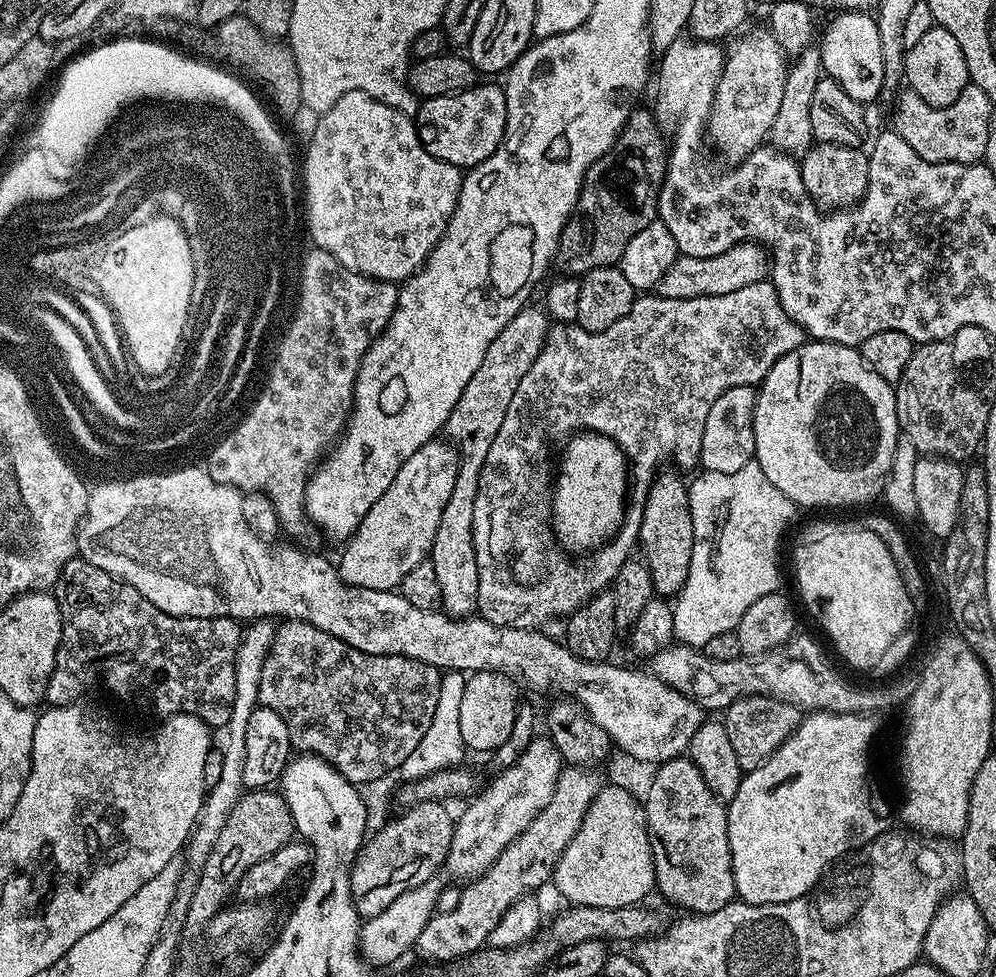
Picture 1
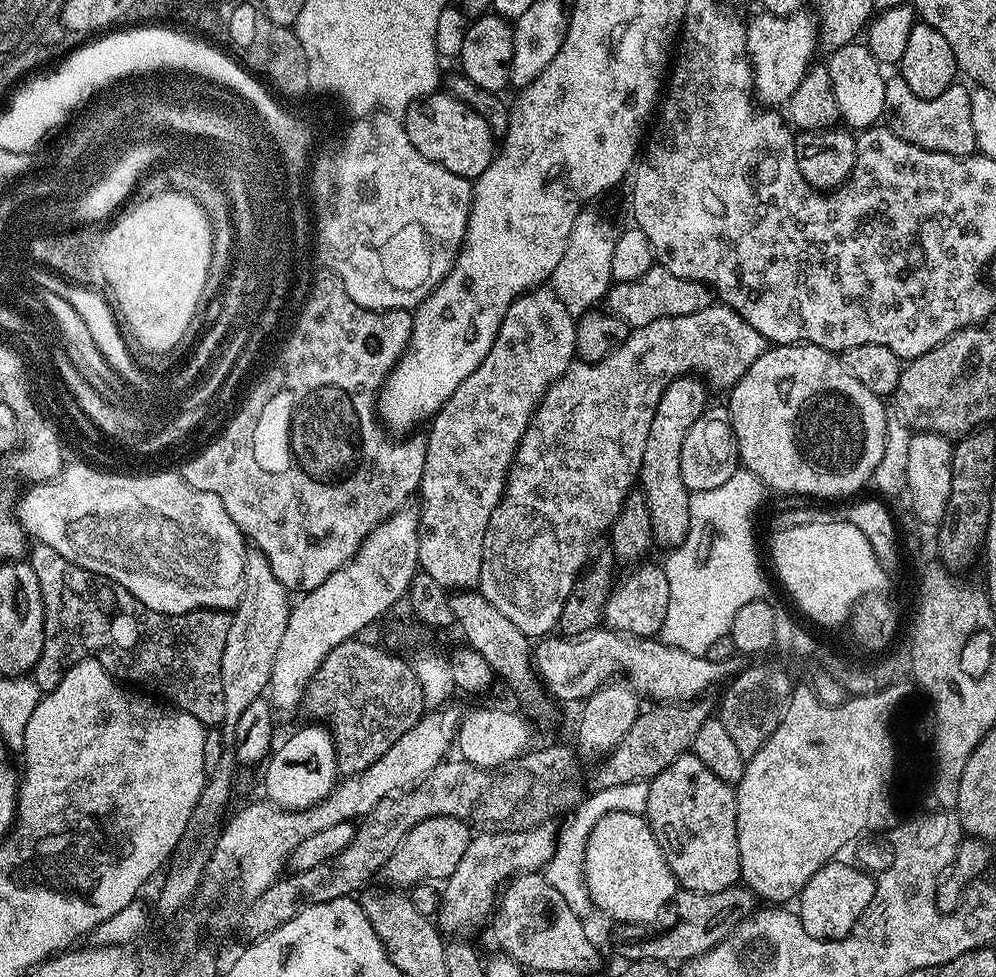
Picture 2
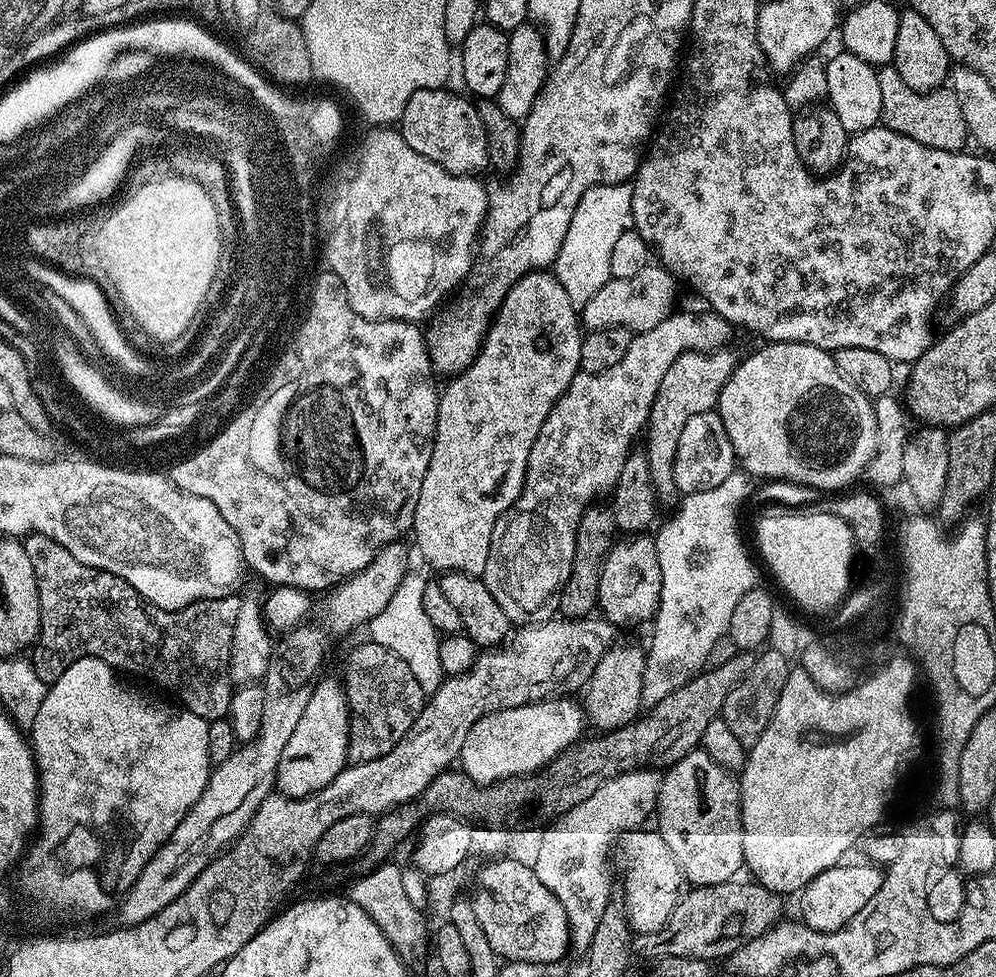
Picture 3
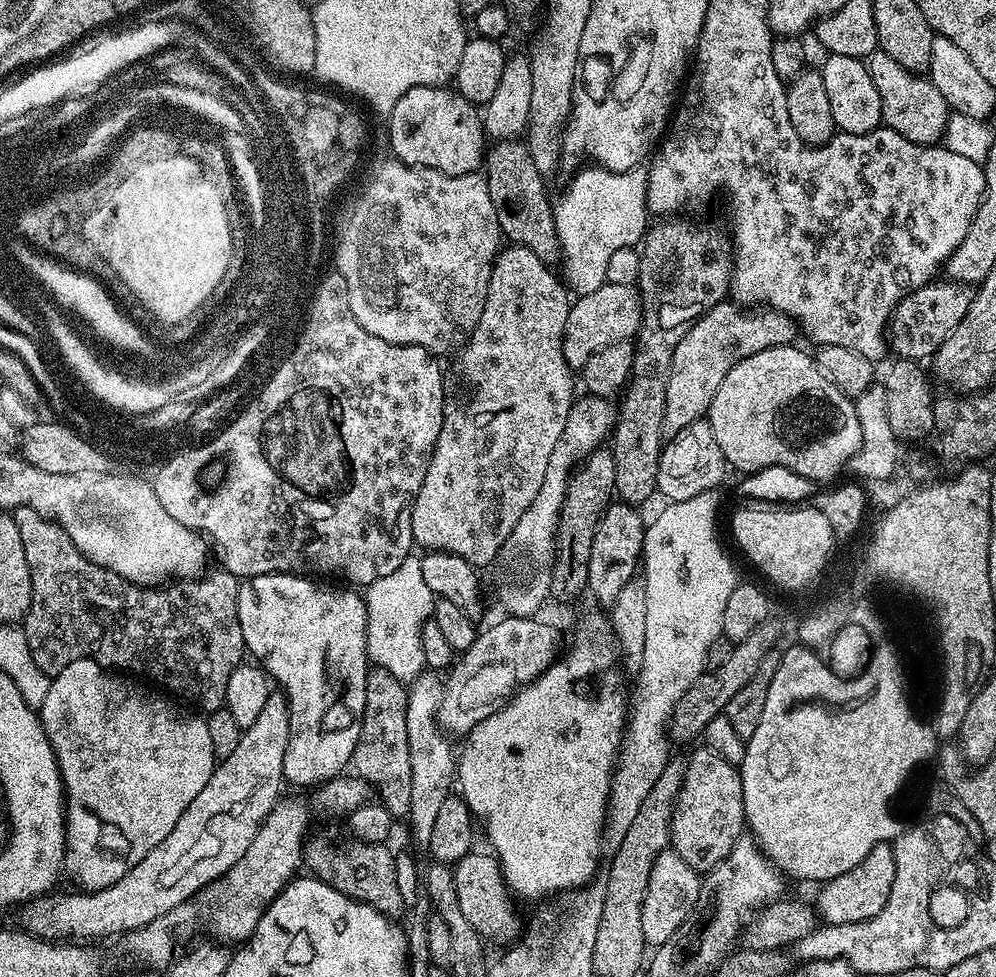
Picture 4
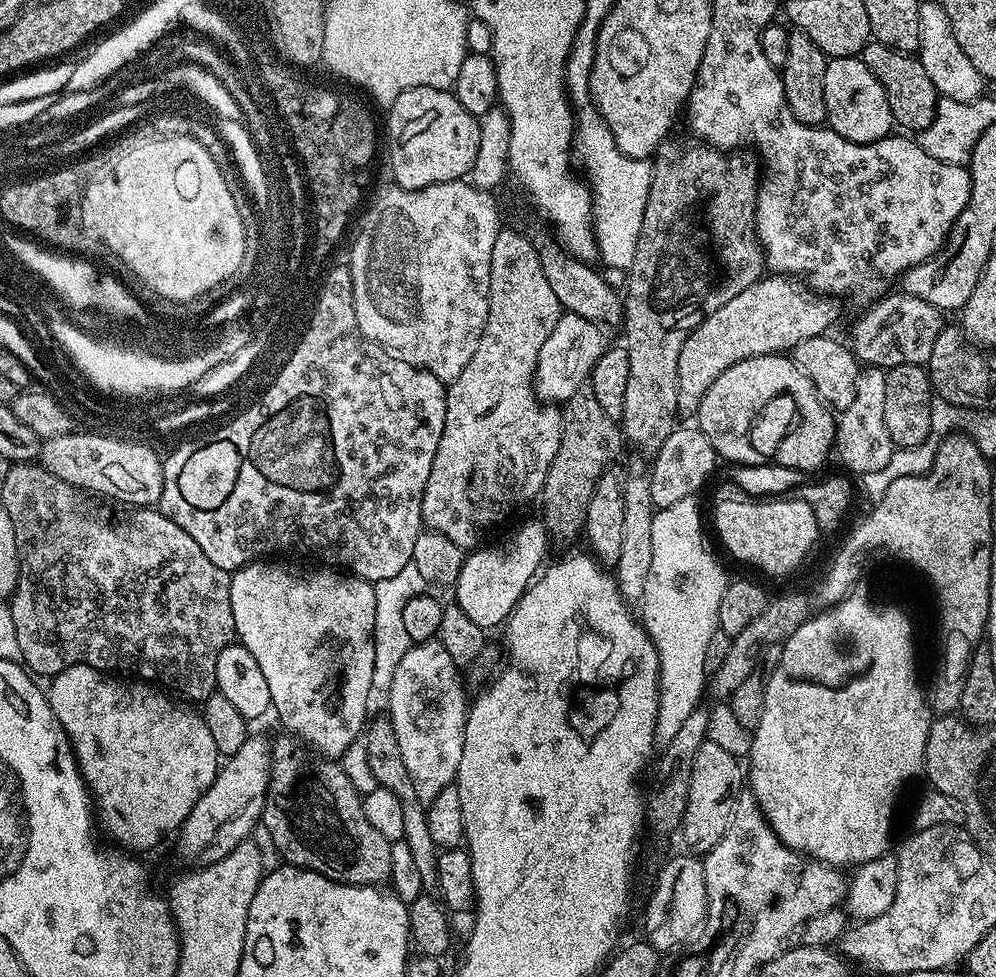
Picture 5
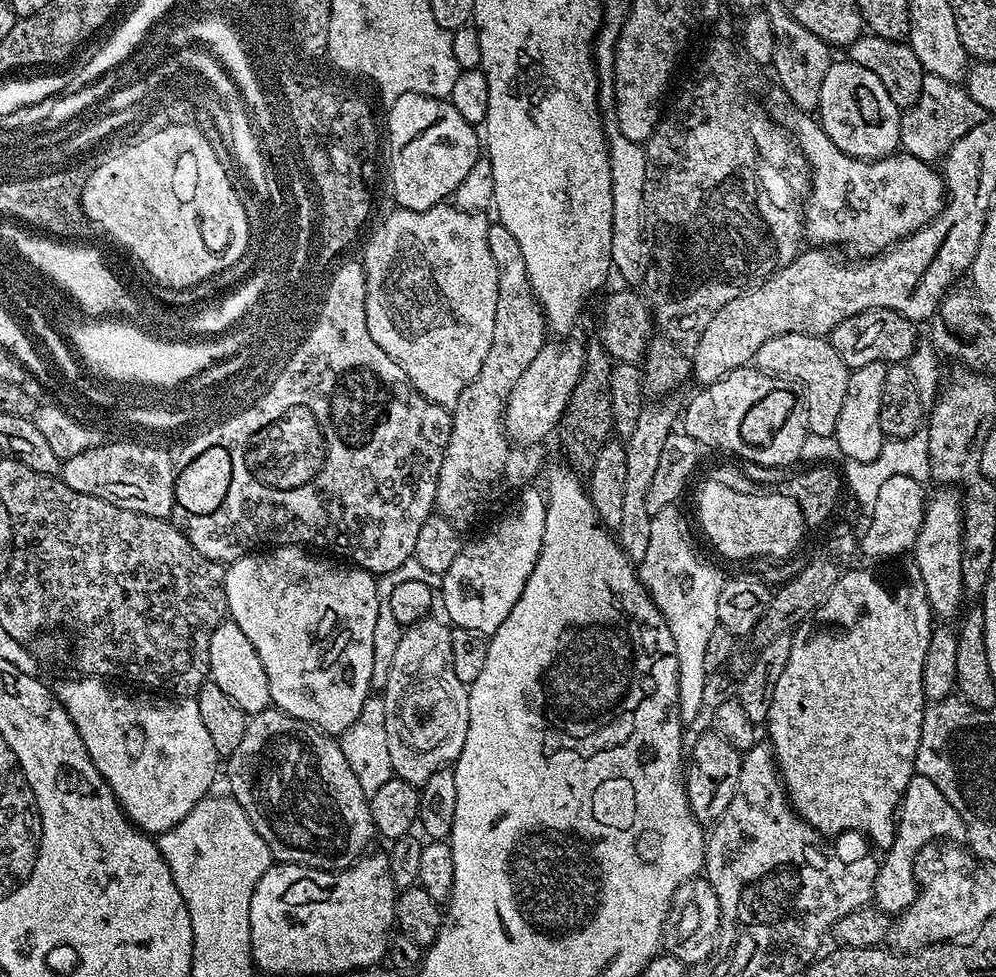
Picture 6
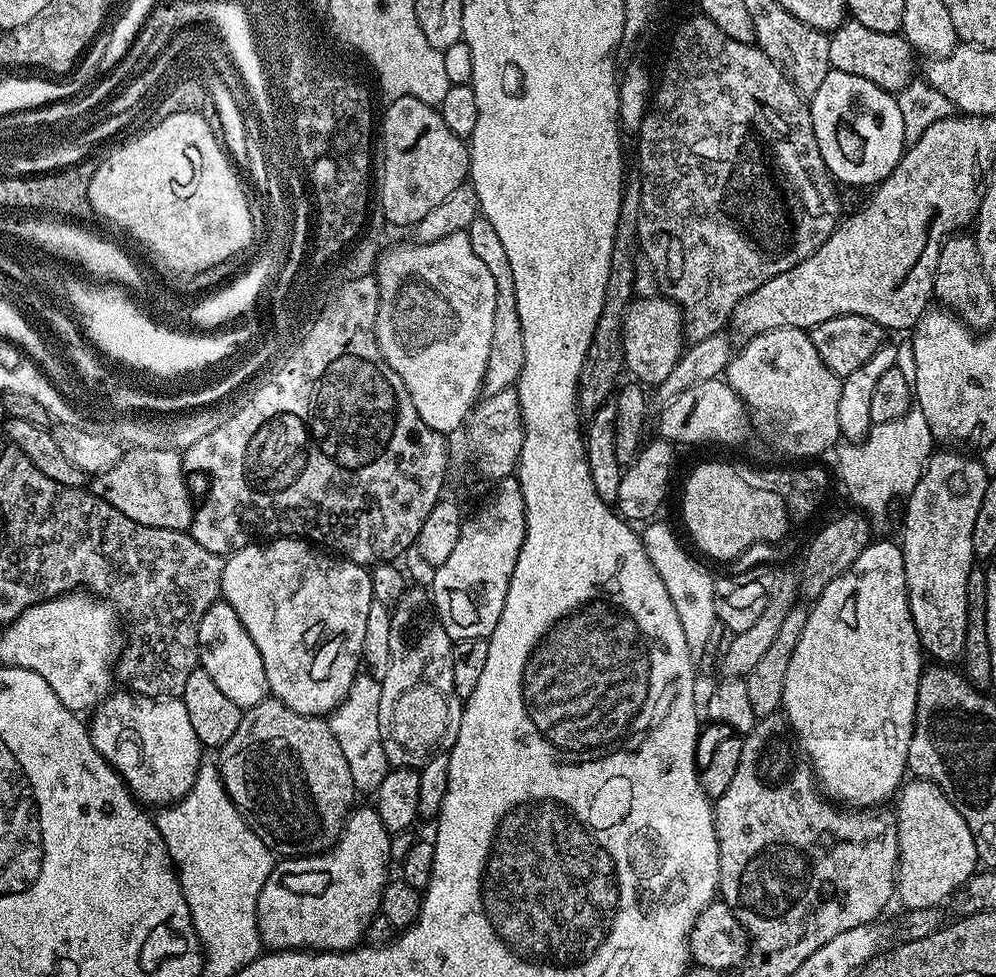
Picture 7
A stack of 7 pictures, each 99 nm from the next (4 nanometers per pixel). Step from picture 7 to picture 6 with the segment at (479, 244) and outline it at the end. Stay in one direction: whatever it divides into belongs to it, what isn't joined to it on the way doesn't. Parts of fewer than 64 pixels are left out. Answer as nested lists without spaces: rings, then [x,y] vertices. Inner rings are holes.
[[[498,222],[488,225],[490,258],[498,270],[498,310],[494,310],[494,338],[486,350],[482,370],[467,384],[451,409],[452,429],[442,458],[436,483],[435,511],[454,525],[472,524],[492,504],[495,496],[531,485],[540,468],[540,452],[536,446],[513,446],[503,427],[502,413],[510,390],[522,370],[546,343],[546,325],[540,303],[532,295],[526,278],[522,252],[514,234]]]

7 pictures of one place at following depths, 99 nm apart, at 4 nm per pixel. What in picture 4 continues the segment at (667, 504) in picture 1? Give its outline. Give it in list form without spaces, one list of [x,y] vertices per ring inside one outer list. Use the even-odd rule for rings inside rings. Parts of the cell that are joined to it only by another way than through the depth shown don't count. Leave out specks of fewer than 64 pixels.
[[[735,302],[715,304],[689,327],[682,342],[674,346],[672,369],[666,382],[666,414],[662,414],[665,437],[676,436],[678,430],[686,430],[690,422],[707,417],[710,402],[718,386],[722,386],[722,378],[726,378],[726,374],[730,374],[738,362],[767,348],[792,344],[795,336],[798,336],[796,321],[786,314],[775,312],[773,308],[764,306],[753,310]]]

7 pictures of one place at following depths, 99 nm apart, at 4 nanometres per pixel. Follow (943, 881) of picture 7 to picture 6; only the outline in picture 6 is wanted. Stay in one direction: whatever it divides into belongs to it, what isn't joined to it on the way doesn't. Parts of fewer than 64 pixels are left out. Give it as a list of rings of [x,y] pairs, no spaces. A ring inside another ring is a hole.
[[[914,774],[907,784],[907,788],[904,791],[904,796],[897,811],[895,840],[885,851],[885,854],[883,855],[885,856],[884,862],[882,860],[877,867],[874,890],[874,902],[877,908],[881,912],[885,912],[891,916],[899,915],[907,909],[913,904],[918,891],[916,875],[913,874],[913,864],[916,861],[917,854],[919,854],[926,845],[931,844],[934,841],[960,842],[965,838],[965,823],[962,822],[961,815],[954,809],[954,806],[943,797],[942,790],[940,790],[938,786],[935,786],[934,782],[930,781],[930,779],[925,776]]]

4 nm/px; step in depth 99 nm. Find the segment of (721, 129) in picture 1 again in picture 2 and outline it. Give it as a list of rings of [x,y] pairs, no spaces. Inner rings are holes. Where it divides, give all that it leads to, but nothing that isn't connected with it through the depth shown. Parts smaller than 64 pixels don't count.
[[[767,10],[761,13],[761,16],[747,21],[744,29],[747,55],[750,57],[751,83],[764,84],[764,100],[768,103],[765,105],[784,106],[794,90],[798,90],[798,82],[802,82],[809,71],[808,55],[812,48],[814,52],[814,24],[804,14],[774,16]]]

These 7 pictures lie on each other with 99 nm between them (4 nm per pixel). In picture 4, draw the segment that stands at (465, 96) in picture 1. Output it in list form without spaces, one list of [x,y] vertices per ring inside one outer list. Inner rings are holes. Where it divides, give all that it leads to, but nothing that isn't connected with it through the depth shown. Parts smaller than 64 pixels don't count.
[[[418,86],[398,98],[398,106],[387,113],[391,155],[413,168],[433,168],[451,176],[476,172],[484,163],[486,137],[477,105],[448,86]]]

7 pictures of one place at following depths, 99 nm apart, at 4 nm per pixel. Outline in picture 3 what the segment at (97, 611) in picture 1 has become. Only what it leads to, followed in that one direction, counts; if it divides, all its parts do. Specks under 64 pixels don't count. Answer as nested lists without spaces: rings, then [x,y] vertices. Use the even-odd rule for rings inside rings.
[[[33,532],[23,537],[22,543],[26,555],[30,557],[30,566],[34,566],[40,603],[40,634],[31,649],[30,659],[44,684],[50,685],[62,678],[62,674],[66,674],[66,670],[78,658],[93,656],[105,660],[113,670],[133,672],[136,676],[153,680],[158,687],[173,692],[183,707],[206,721],[227,717],[234,691],[228,667],[230,650],[234,646],[234,622],[238,622],[240,609],[239,595],[199,600],[176,612],[168,612],[143,600],[122,578],[78,562],[78,558],[74,558],[66,546],[58,546],[54,538]]]

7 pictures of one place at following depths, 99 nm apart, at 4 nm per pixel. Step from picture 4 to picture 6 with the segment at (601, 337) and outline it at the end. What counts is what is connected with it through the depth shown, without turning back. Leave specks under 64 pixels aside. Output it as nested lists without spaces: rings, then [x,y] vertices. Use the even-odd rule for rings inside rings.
[[[572,338],[561,339],[564,340],[561,344],[545,343],[534,362],[530,362],[530,366],[522,370],[522,378],[514,382],[502,413],[502,427],[509,441],[520,446],[532,446],[539,443],[538,440],[543,436],[548,436],[551,432],[553,435],[557,431],[584,361],[585,345],[568,339]]]

